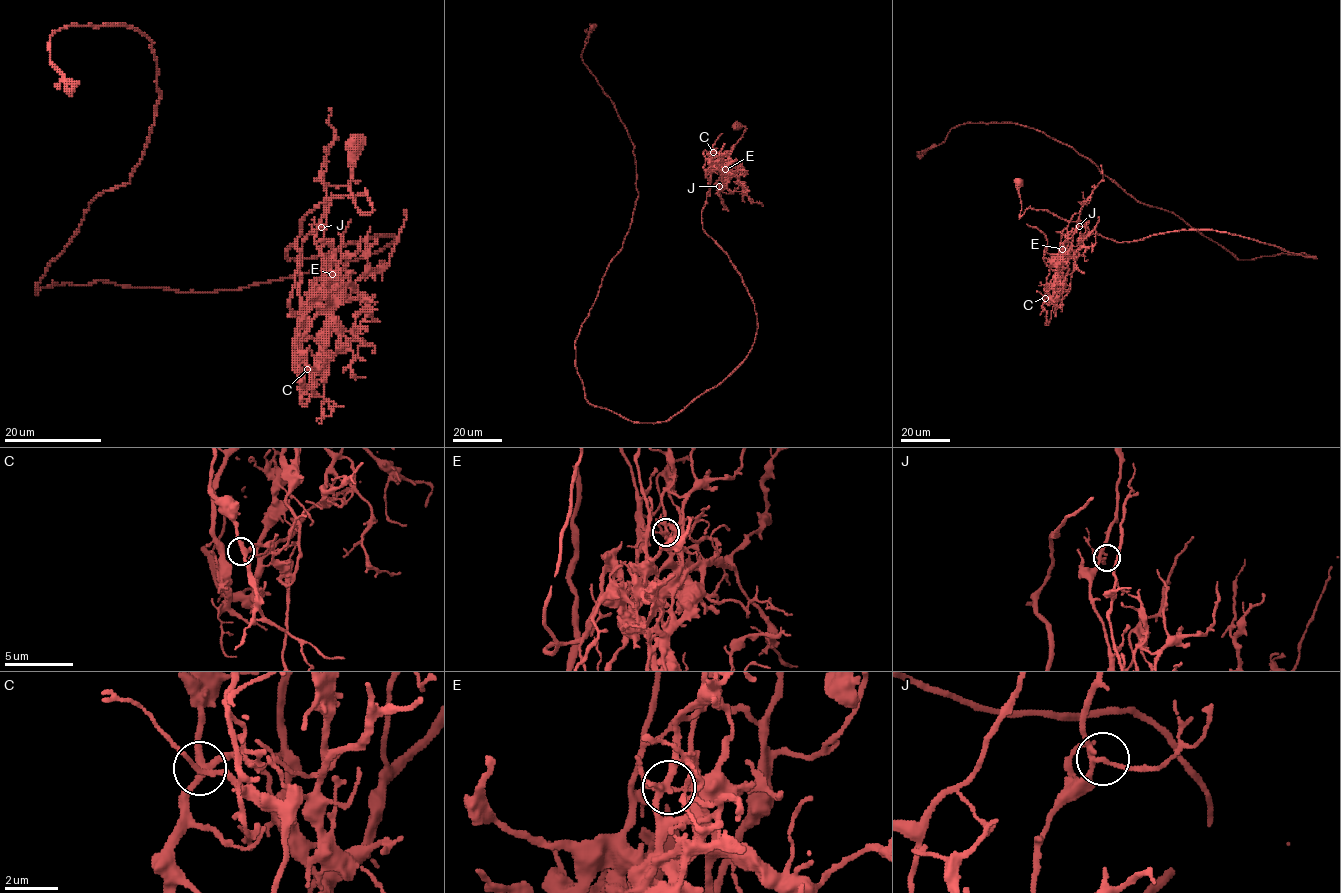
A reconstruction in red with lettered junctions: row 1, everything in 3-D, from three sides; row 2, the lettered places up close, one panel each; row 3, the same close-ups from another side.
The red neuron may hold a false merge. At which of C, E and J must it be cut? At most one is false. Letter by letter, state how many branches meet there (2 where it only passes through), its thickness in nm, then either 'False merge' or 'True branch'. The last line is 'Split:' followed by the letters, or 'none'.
C: Branches: 3. Thickness 280 nm. True branch
E: Branches: 3. Thickness 100 nm. False merge
J: Branches: 3. Thickness 180 nm. True branch
Split: E

